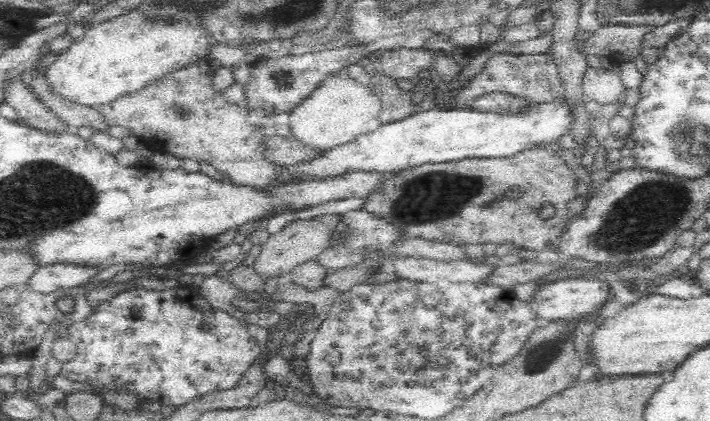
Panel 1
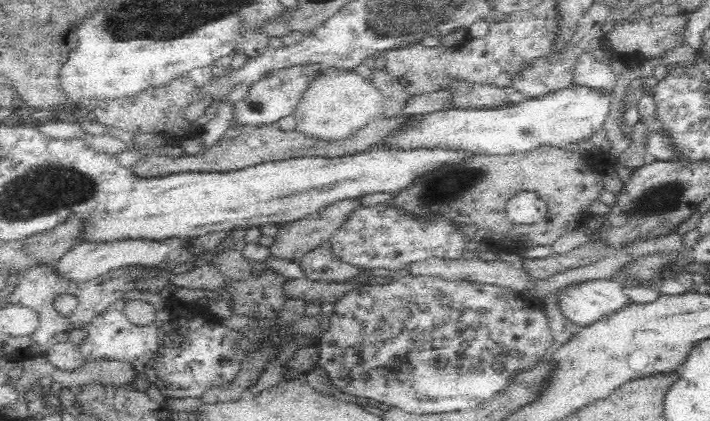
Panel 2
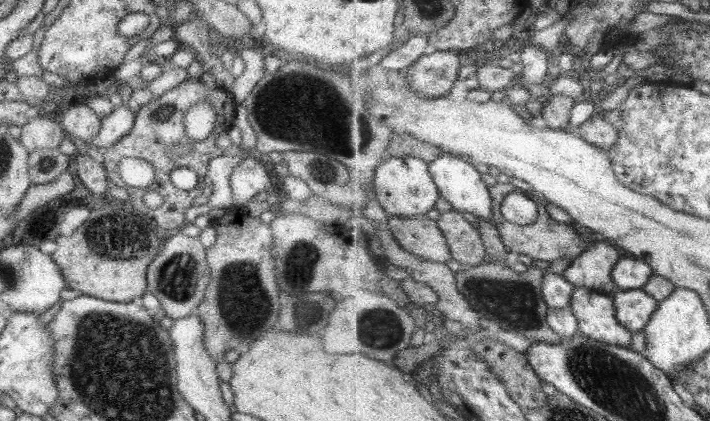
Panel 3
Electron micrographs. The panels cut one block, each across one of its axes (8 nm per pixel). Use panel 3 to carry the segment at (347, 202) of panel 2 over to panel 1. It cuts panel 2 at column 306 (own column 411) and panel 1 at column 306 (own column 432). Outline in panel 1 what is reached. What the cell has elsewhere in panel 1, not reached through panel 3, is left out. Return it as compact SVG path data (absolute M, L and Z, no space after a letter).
M322 214L307 220L289 222L282 230L271 234L261 246L260 254L253 268L264 277L279 277L308 260L319 257L321 252L333 242L337 226L343 222L342 214Z

